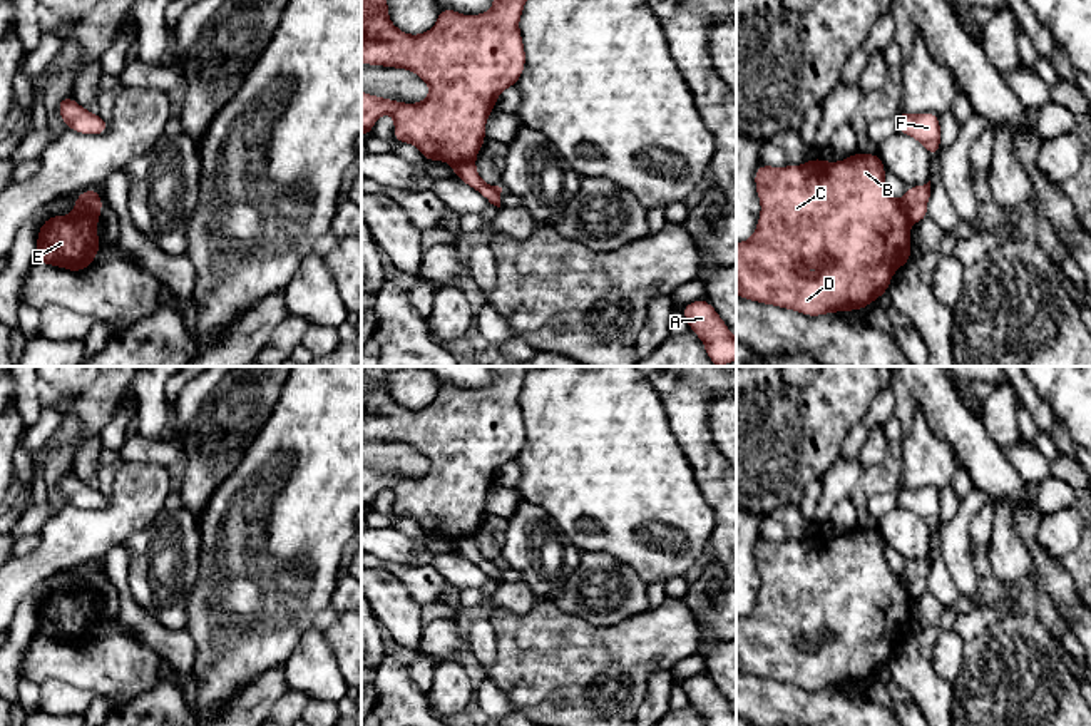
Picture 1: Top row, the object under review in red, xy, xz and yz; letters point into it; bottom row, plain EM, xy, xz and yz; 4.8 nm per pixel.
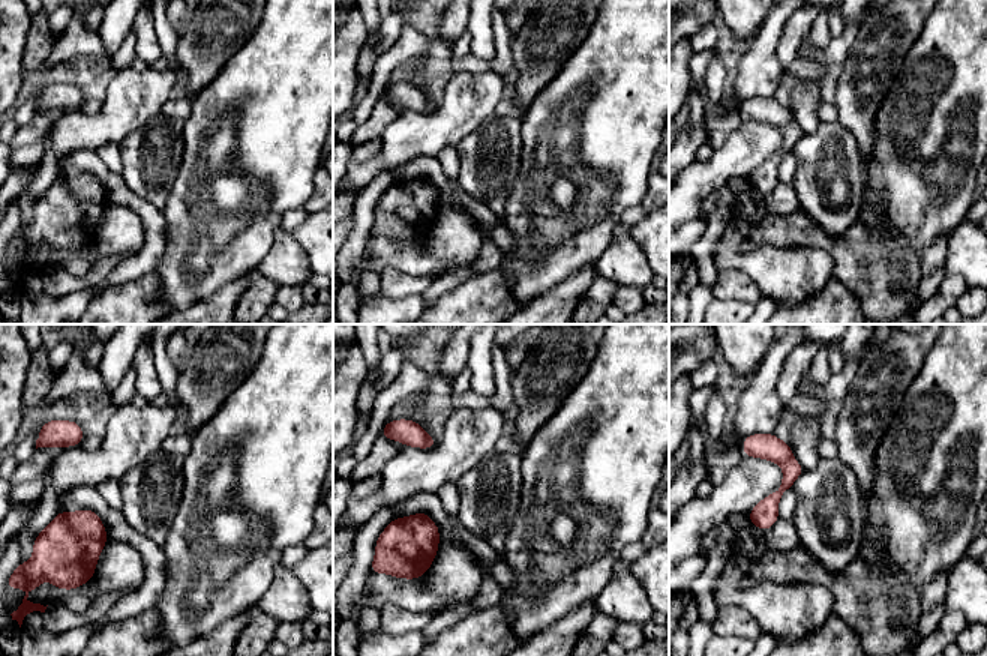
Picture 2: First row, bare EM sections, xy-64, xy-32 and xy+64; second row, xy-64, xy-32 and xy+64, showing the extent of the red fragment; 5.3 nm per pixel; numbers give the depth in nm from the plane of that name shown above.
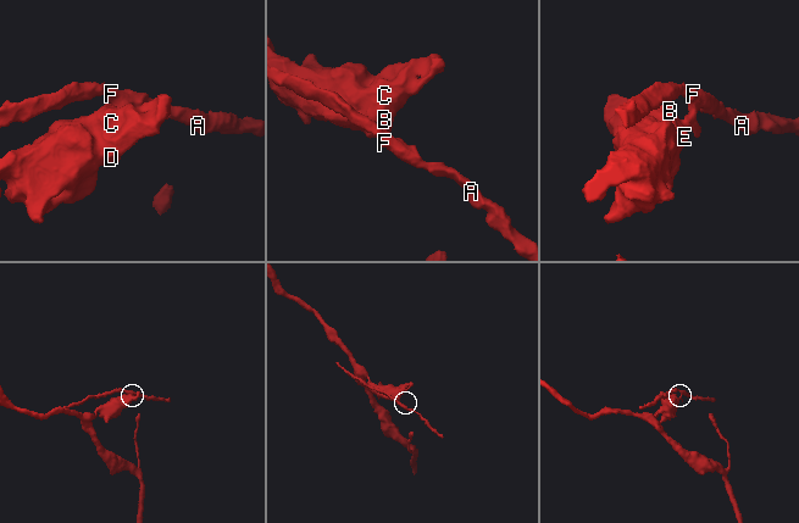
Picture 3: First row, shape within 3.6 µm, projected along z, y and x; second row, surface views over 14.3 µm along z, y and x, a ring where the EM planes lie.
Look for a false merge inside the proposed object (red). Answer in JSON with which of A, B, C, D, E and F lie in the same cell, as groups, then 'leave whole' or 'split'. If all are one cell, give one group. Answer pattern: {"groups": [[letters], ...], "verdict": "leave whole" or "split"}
{"groups": [["A", "F"], ["B", "C", "D", "E"]], "verdict": "split"}

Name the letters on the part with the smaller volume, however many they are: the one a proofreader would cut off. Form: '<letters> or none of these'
A, F

